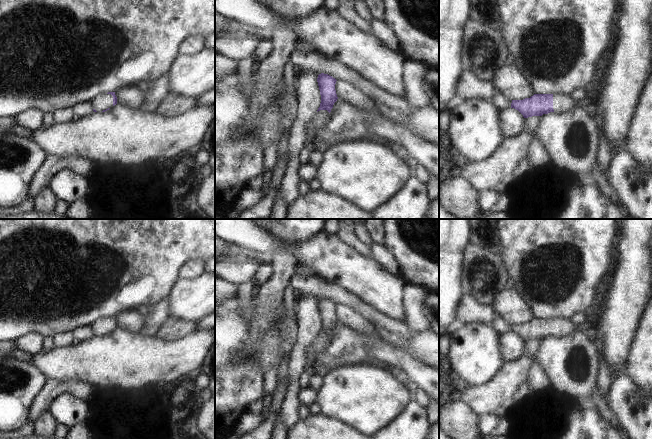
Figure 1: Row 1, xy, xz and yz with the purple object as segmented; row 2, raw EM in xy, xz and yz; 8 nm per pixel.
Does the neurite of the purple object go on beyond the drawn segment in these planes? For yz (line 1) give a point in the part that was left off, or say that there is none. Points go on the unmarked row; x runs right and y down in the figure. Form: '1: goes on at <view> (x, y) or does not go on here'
1: goes on at yz (562, 327)

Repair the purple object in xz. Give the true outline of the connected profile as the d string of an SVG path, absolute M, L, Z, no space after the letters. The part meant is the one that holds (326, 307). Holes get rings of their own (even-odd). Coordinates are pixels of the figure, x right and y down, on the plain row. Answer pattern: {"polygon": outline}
{"polygon": "M321 297L318 299L317 306L321 319L320 331L315 338L314 346L316 351L326 349L329 344L329 337L333 332L338 321L335 314L336 303L328 298Z"}

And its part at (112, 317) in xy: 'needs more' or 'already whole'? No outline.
needs more

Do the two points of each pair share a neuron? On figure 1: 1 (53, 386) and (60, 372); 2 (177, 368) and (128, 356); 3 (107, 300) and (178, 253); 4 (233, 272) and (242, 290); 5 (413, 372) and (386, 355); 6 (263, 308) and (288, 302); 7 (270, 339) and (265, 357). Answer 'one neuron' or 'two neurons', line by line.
1: two neurons
2: one neuron
3: one neuron
4: two neurons
5: one neuron
6: two neurons
7: one neuron

